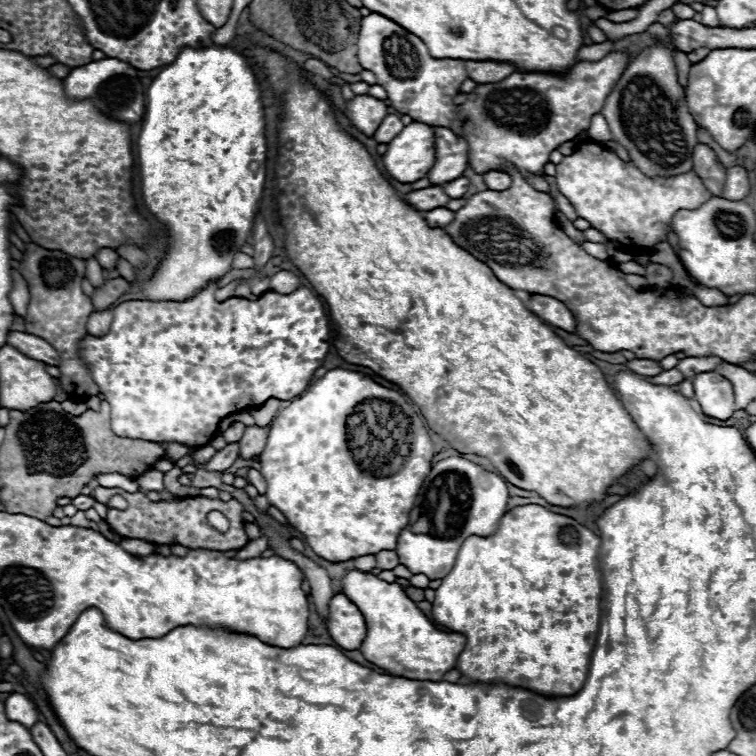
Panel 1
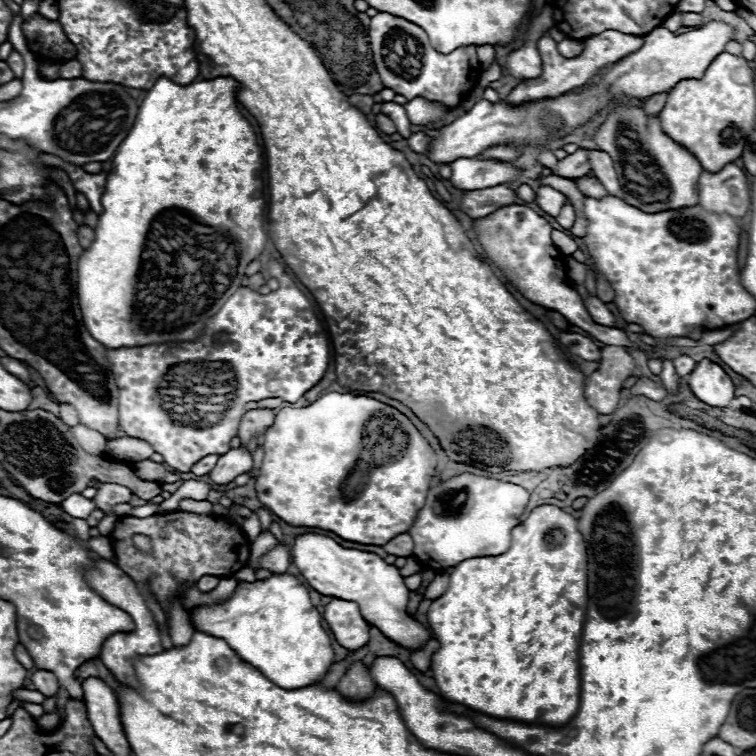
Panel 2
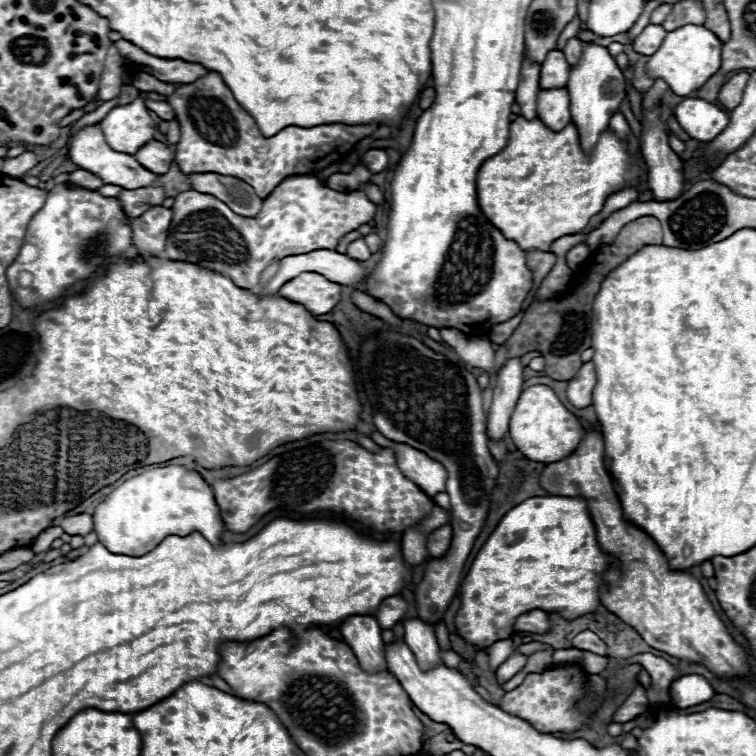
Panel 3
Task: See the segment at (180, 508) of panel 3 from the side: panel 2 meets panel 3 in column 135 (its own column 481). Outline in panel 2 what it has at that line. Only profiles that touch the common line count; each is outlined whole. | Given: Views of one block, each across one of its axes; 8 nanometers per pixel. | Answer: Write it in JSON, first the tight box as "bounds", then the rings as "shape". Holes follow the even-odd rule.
{"bounds":[408,474,530,570],"shape":[[[476,474],[454,476],[428,490],[426,504],[418,512],[412,528],[408,530],[408,534],[414,540],[414,556],[418,556],[424,564],[428,564],[434,570],[444,570],[478,554],[502,554],[510,546],[510,530],[520,522],[520,516],[526,512],[528,500],[530,492],[518,484],[484,478]]]}

